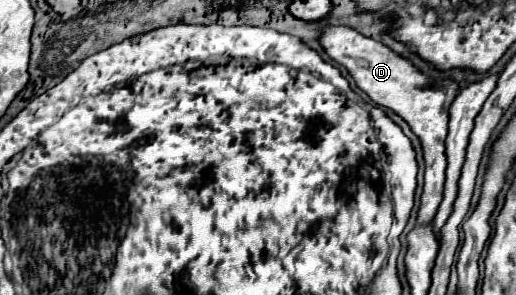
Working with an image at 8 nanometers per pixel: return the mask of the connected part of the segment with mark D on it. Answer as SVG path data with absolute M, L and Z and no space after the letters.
M326 24L320 28L318 42L332 60L342 64L350 72L356 86L364 90L374 104L394 110L400 118L404 118L410 124L412 132L420 138L426 160L426 174L424 174L424 192L418 212L418 224L434 220L444 190L444 172L446 172L444 140L448 134L448 108L458 94L458 84L452 80L430 82L422 72L418 72L412 66L410 60L404 60L384 44L362 36L350 26Z

